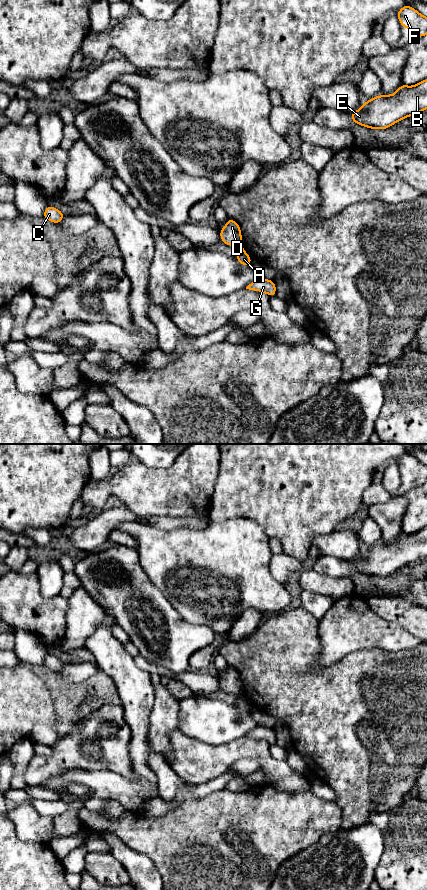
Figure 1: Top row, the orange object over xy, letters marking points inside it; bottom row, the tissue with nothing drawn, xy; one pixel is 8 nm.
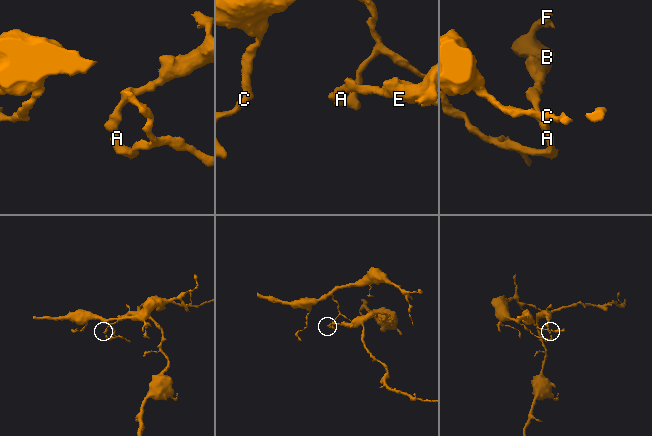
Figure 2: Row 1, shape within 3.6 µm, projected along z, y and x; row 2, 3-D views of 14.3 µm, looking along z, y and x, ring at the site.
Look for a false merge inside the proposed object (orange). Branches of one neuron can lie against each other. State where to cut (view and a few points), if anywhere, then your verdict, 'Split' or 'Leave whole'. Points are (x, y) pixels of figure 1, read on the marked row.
Split along xy (241, 246), (237, 248). Split

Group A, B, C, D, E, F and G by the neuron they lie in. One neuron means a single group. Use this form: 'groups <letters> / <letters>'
groups A C G / B D E F

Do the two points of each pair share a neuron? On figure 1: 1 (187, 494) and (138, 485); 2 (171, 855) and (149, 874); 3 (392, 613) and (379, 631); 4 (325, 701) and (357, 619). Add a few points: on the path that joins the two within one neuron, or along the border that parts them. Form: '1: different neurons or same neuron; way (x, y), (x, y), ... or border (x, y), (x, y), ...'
1: same neuron; way (175, 491), (150, 491)
2: different neurons; border (139, 852), (146, 855), (152, 861), (162, 879)
3: different neurons; border (368, 605), (376, 614), (397, 622), (407, 631)
4: different neurons; border (364, 648), (351, 651), (329, 666), (320, 666)

